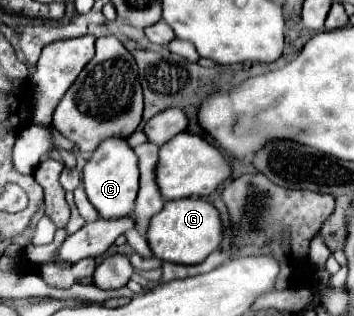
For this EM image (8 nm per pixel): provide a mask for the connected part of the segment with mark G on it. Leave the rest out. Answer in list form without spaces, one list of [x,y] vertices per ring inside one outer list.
[[[177,199],[167,201],[165,207],[151,219],[147,241],[153,249],[155,257],[161,261],[181,263],[181,265],[195,265],[201,263],[211,251],[215,251],[221,243],[221,221],[217,209],[205,199]]]

